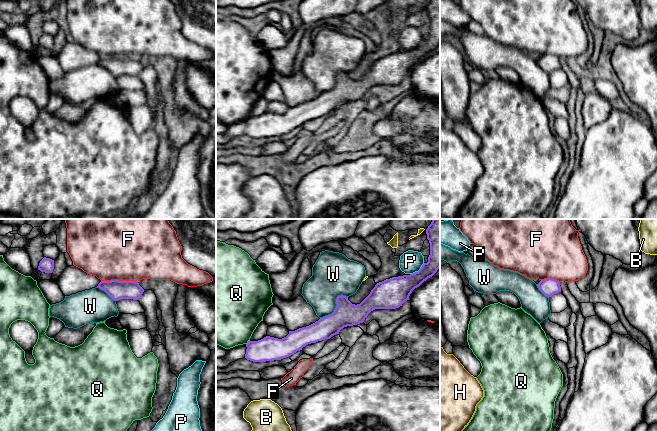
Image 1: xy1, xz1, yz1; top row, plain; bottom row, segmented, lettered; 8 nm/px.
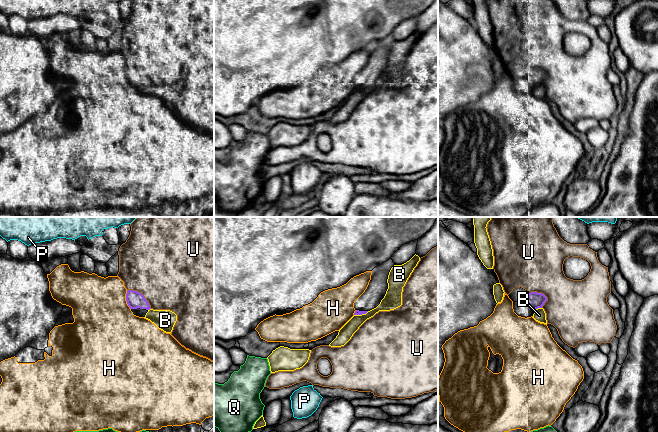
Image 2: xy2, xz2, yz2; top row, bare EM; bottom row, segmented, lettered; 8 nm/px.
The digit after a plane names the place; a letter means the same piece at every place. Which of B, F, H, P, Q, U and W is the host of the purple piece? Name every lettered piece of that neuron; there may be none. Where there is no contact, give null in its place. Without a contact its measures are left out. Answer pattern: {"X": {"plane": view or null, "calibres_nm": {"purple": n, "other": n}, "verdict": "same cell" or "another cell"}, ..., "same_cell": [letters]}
{"B": {"plane": "yz2", "calibres_nm": {"purple": 130, "other": 100}, "verdict": "another cell"}, "F": {"plane": "xy1", "calibres_nm": {"purple": 160, "other": 460}, "verdict": "another cell"}, "H": {"plane": "xy2", "calibres_nm": {"purple": 130, "other": 480}, "verdict": "another cell"}, "P": {"plane": "xz1", "calibres_nm": {"purple": 220, "other": 180}, "verdict": "another cell"}, "Q": {"plane": "xz1", "calibres_nm": {"purple": 190, "other": 460}, "verdict": "another cell"}, "U": {"plane": "xy2", "calibres_nm": {"purple": 130, "other": 500}, "verdict": "another cell"}, "W": {"plane": "xz1", "calibres_nm": {"purple": 190, "other": 340}, "verdict": "another cell"}, "same_cell": []}

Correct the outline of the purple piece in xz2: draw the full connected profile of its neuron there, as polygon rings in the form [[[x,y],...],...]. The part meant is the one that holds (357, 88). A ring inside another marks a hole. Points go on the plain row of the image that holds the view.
[[[389,35],[372,46],[367,65],[354,79],[354,91],[366,90],[380,80],[388,65],[387,55],[394,41],[393,36]]]

